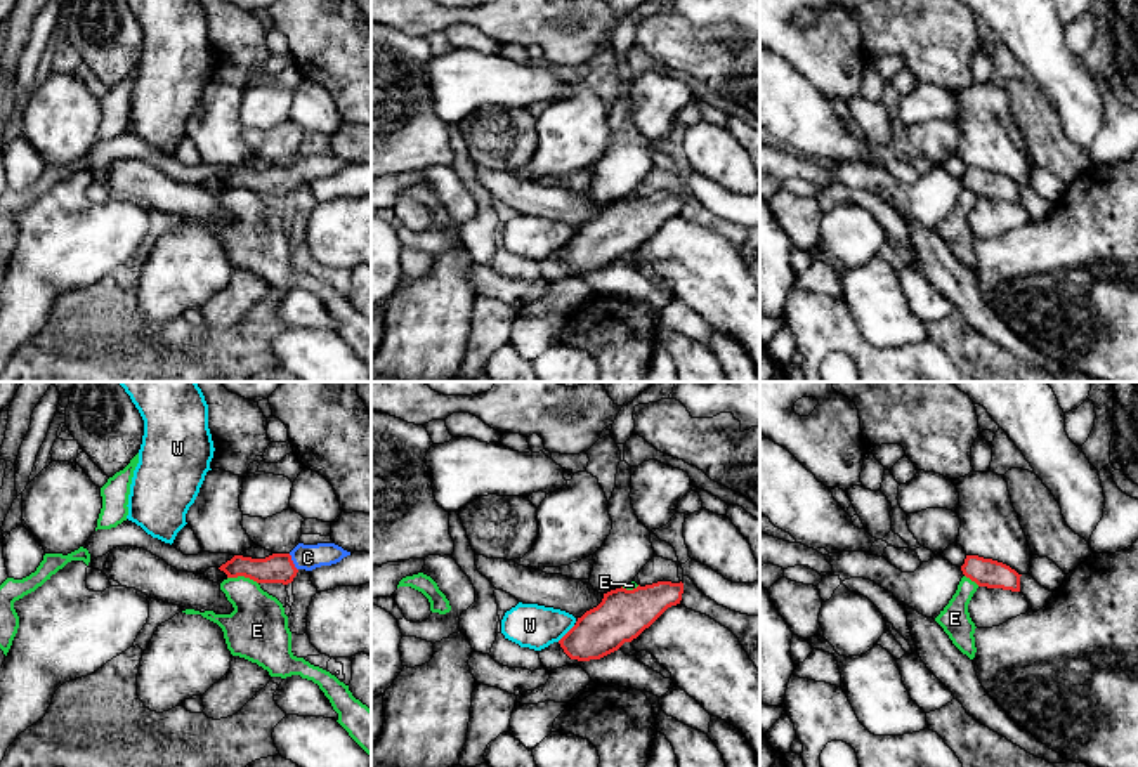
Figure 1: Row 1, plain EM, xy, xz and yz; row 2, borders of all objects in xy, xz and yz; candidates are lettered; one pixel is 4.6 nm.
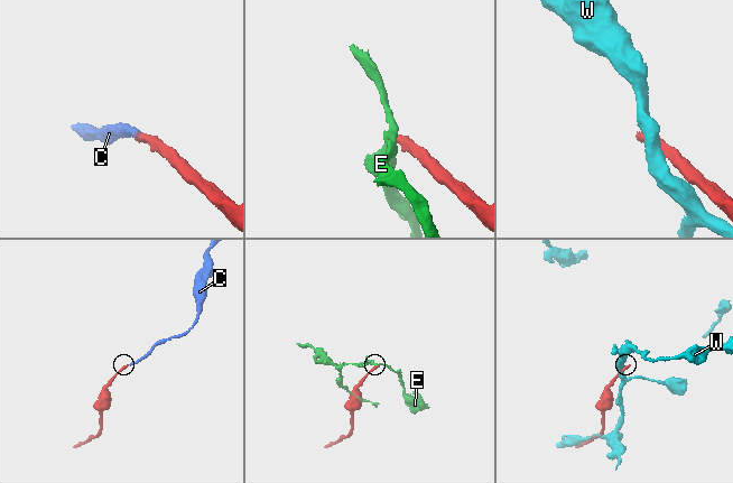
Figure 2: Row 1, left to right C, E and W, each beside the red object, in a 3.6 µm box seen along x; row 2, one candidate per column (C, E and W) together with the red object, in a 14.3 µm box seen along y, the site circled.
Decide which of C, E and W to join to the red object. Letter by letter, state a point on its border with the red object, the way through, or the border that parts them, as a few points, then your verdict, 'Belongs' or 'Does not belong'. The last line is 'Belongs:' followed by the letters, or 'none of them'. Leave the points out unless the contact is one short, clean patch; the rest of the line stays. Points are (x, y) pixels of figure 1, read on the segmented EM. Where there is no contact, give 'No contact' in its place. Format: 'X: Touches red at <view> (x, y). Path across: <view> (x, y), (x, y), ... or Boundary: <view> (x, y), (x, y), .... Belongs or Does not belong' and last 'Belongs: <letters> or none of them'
C: Touches red at xy (292, 563). Path across: xy (278, 568), (292, 563), (299, 557), (307, 557). Belongs
E: Touches red at xy (243, 575). Boundary: xy (228, 576), (248, 576), (257, 583). Does not belong
W: Touches red at xz (568, 632). Boundary: xz (575, 625), (557, 641). Does not belong
Belongs: C

